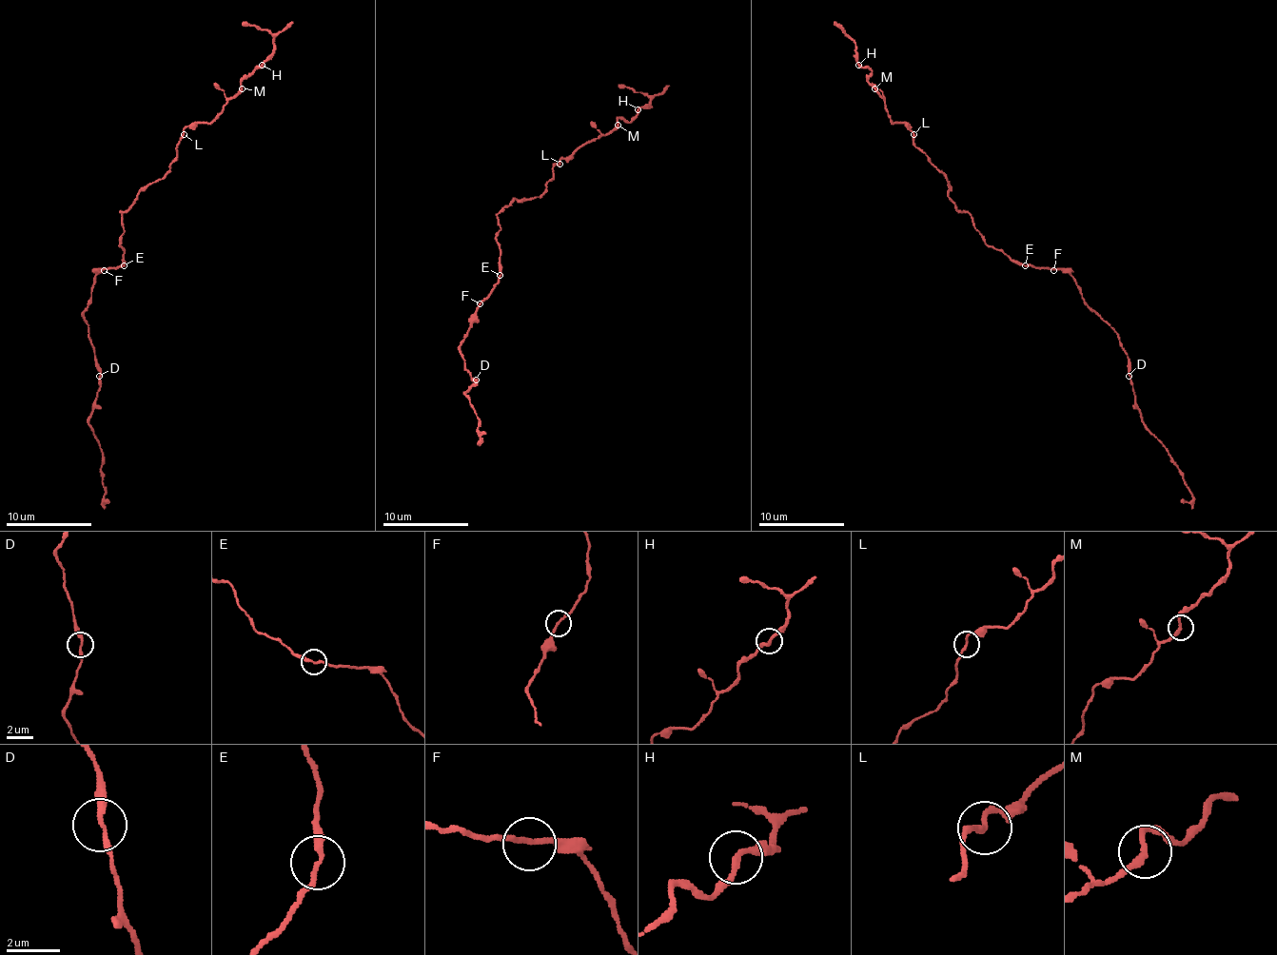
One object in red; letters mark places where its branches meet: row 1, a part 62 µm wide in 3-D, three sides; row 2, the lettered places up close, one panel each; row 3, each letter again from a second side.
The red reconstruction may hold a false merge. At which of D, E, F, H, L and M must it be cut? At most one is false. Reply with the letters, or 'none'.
H

